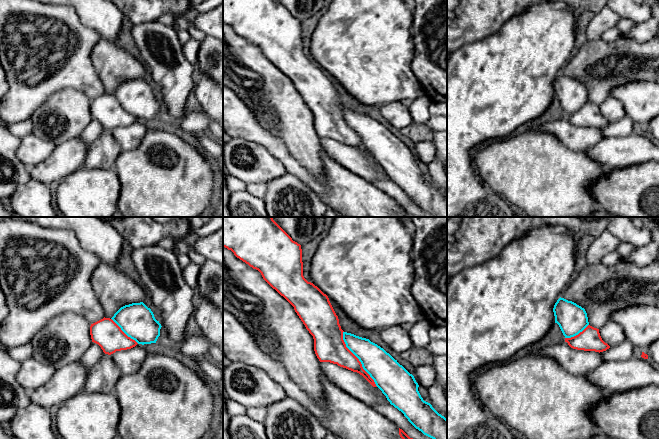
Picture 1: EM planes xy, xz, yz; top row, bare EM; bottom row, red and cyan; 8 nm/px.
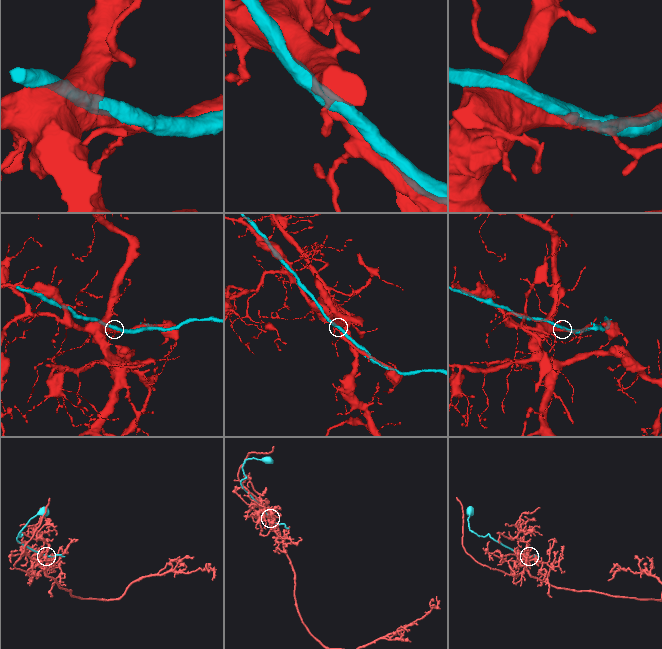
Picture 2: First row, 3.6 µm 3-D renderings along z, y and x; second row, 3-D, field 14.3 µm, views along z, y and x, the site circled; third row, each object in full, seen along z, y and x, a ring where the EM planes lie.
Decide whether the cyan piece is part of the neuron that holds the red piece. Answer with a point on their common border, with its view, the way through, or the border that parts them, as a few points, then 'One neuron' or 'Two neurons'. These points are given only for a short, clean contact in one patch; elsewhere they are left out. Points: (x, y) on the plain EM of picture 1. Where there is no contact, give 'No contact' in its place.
Touches red at xz (358, 135). Two neurons

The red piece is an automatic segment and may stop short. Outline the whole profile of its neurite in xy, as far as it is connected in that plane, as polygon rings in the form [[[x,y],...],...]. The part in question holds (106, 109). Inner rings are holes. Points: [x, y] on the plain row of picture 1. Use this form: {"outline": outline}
{"outline": [[[105,93],[91,100],[90,111],[92,118],[98,120],[108,131],[131,125],[138,120],[128,113],[112,95]]]}

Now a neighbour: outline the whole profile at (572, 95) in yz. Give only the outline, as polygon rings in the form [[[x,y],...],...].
[[[564,74],[557,76],[553,88],[555,99],[559,101],[565,114],[578,111],[589,101],[585,85]]]

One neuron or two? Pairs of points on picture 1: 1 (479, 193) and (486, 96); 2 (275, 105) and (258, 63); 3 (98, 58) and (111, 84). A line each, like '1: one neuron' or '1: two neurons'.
1: one neuron
2: one neuron
3: one neuron

